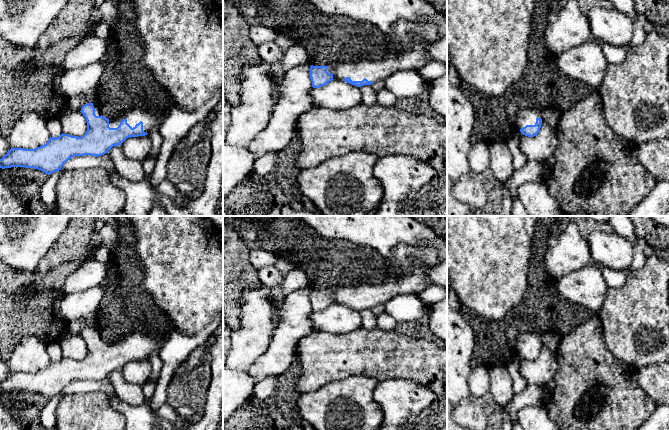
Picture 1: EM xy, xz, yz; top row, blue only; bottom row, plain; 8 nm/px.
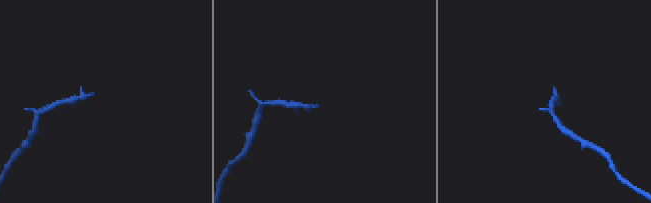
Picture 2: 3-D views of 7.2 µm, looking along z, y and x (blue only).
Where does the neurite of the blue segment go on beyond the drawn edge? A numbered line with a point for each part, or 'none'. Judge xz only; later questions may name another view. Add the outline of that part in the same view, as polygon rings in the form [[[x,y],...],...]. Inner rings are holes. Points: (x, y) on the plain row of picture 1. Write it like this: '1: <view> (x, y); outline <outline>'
1: xz (409, 277); outline [[[400,244],[394,248],[390,257],[386,258],[386,277],[378,284],[357,285],[351,287],[339,287],[327,289],[327,296],[333,298],[333,304],[344,305],[346,301],[350,301],[352,305],[362,305],[366,302],[368,305],[379,306],[384,305],[397,295],[418,295],[428,288],[431,284],[427,280],[429,271],[439,265],[437,250],[429,247],[421,247],[418,245]]]

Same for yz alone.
1: yz (528, 340); outline [[[531,332],[521,334],[516,342],[517,354],[526,349],[535,349],[537,342],[541,342],[540,335]]]

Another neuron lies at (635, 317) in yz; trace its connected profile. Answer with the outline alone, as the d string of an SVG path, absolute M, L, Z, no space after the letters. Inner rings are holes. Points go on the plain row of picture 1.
M655 251L642 268L627 272L625 280L620 288L608 288L598 313L606 347L615 358L638 370L669 362L669 262Z

